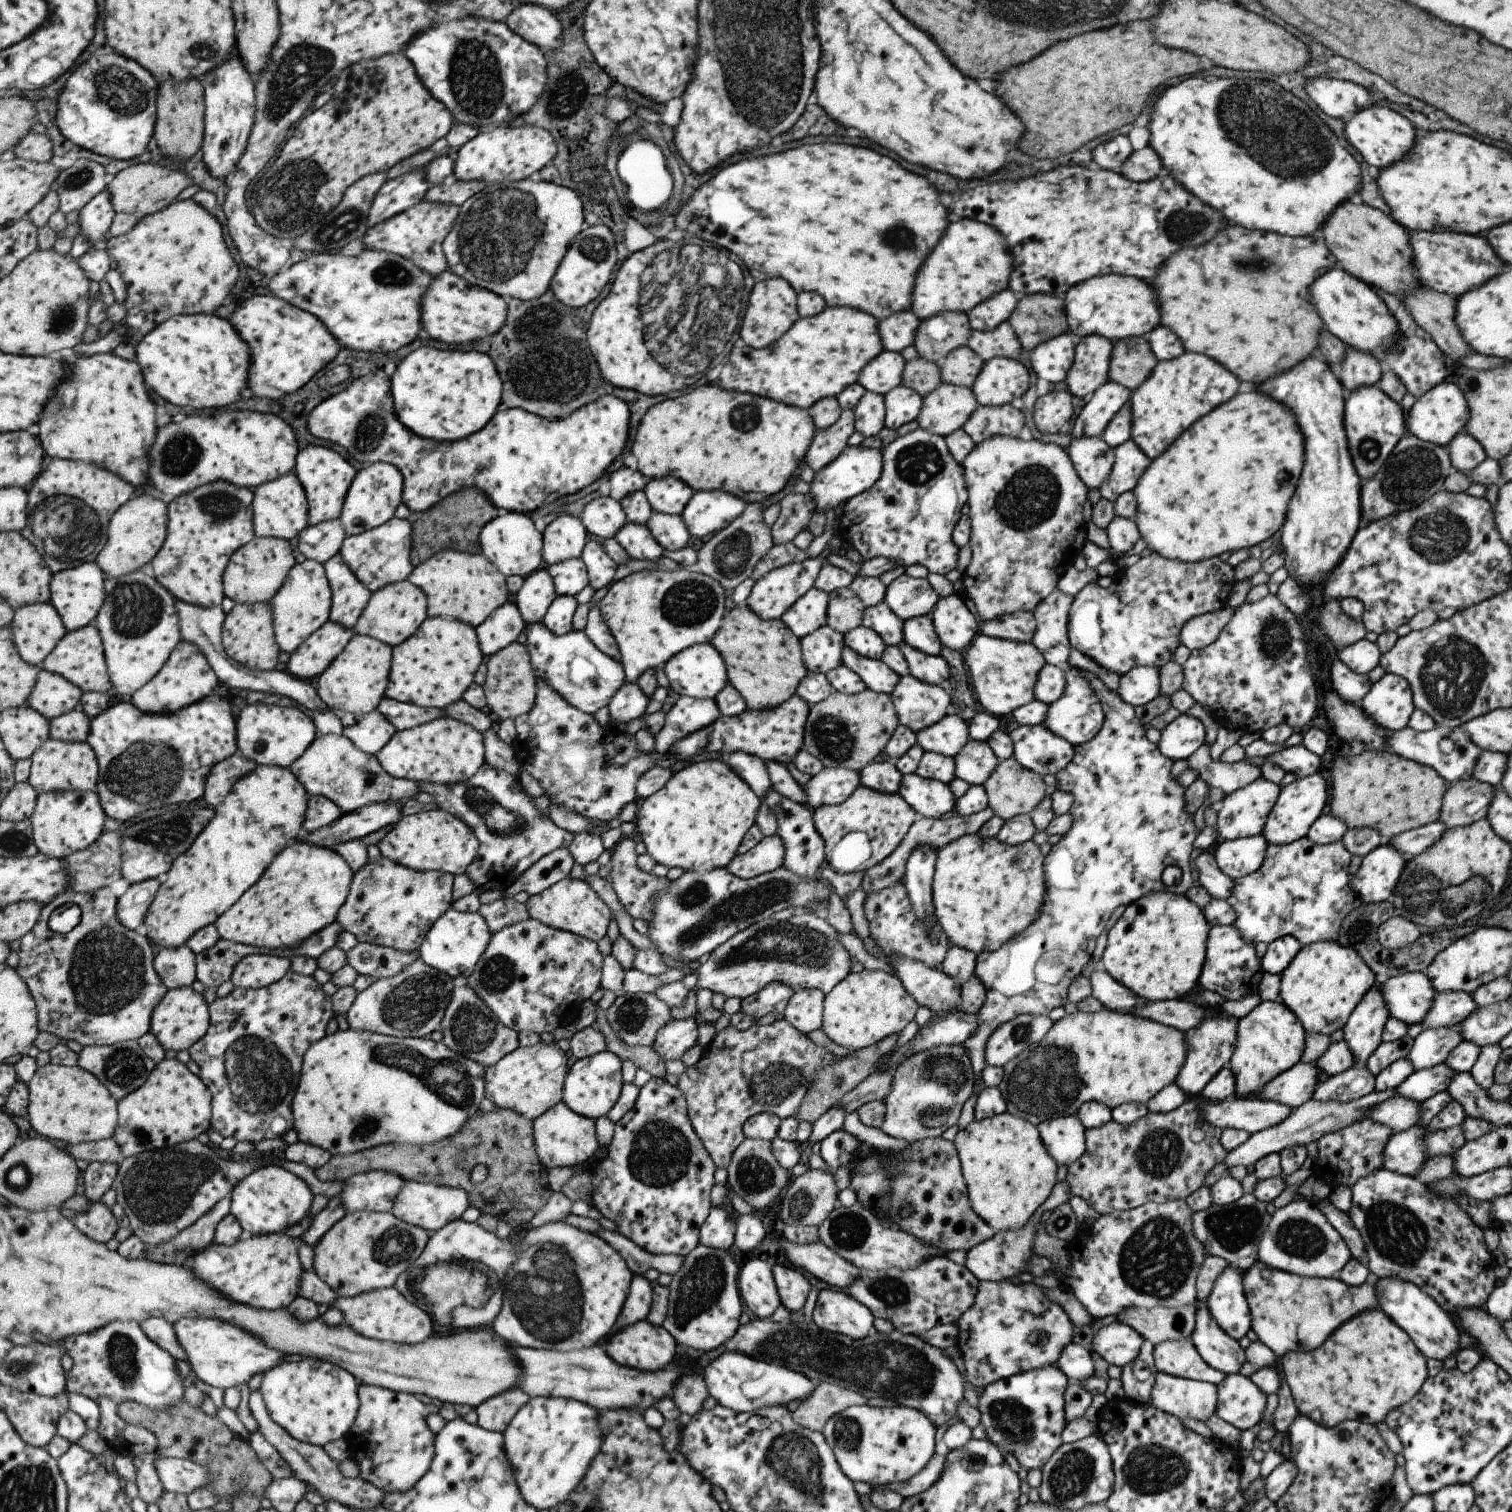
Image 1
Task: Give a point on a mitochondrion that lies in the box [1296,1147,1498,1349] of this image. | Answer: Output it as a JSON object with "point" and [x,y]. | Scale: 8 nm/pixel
{"point":[1398,1234]}

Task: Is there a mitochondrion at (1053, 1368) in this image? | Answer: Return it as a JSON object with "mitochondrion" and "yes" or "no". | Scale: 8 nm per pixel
{"mitochondrion":"no"}

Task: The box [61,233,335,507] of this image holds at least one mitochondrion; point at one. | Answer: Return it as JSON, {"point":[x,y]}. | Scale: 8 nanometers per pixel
{"point":[182,452]}

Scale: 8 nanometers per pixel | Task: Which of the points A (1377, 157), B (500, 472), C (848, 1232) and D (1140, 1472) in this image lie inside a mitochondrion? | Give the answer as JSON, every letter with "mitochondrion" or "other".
{"A":"other","B":"other","C":"mitochondrion","D":"mitochondrion"}

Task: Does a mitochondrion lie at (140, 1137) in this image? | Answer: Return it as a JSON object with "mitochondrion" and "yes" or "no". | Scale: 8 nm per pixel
{"mitochondrion":"yes"}

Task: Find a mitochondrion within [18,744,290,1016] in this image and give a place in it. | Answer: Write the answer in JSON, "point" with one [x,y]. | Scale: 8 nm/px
{"point":[167,835]}

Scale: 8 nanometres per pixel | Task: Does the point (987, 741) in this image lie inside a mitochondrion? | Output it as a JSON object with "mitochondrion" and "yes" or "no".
{"mitochondrion":"no"}

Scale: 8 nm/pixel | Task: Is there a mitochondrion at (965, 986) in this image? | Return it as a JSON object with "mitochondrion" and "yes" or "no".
{"mitochondrion":"no"}

